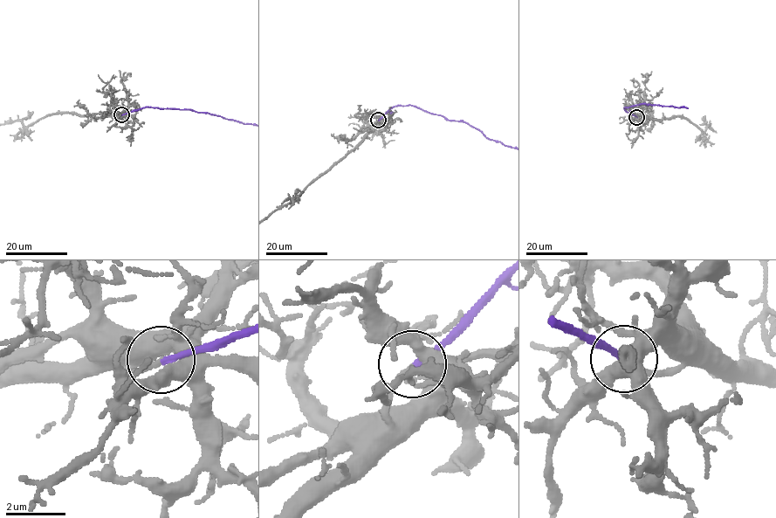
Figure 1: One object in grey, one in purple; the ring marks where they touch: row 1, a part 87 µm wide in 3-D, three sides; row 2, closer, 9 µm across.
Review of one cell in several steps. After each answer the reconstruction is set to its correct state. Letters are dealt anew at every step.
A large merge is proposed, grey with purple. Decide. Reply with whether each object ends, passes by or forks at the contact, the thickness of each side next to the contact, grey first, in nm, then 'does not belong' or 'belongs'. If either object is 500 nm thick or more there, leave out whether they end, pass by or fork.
grey ends there; purple ends there; 180 nm thick on the grey side, 190 nm on the other; belongs

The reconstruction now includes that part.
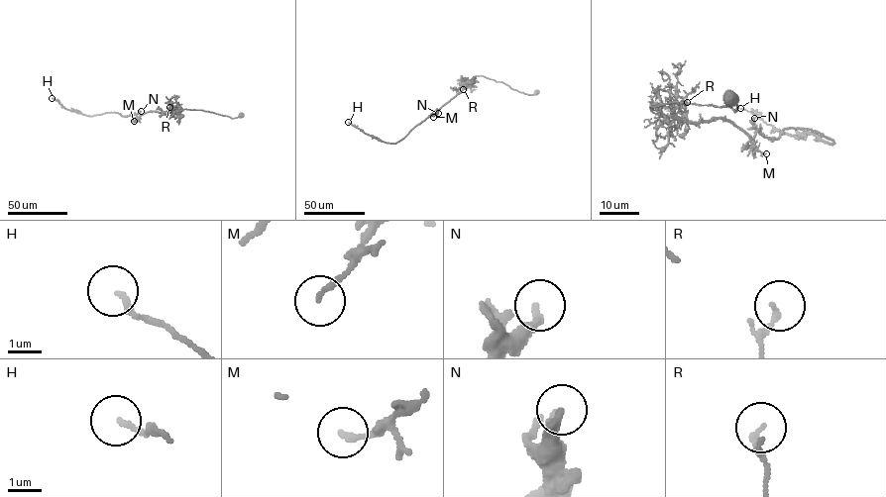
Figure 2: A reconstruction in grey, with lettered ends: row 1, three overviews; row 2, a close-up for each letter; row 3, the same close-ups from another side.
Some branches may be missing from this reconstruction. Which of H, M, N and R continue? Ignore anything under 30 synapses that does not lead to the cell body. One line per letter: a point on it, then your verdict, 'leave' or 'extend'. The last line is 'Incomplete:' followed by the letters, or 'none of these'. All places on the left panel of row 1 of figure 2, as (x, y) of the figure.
H: place (52, 98); leave
M: place (134, 121); leave
N: place (141, 111); leave
R: place (169, 107); leave
Incomplete: none of these

